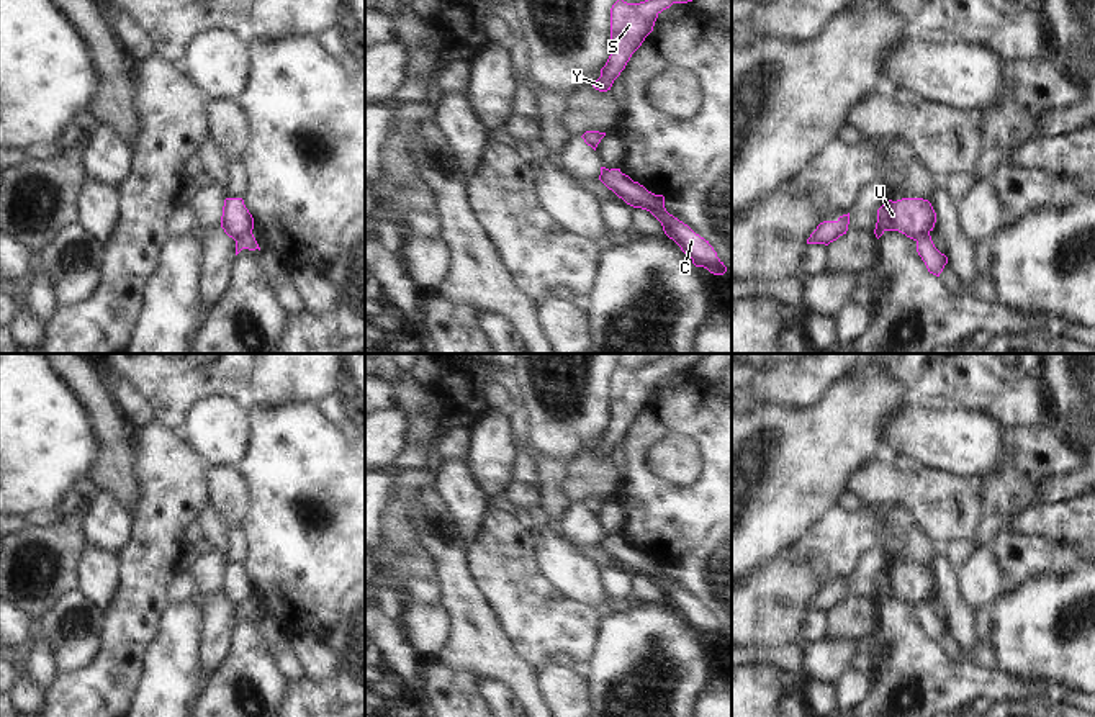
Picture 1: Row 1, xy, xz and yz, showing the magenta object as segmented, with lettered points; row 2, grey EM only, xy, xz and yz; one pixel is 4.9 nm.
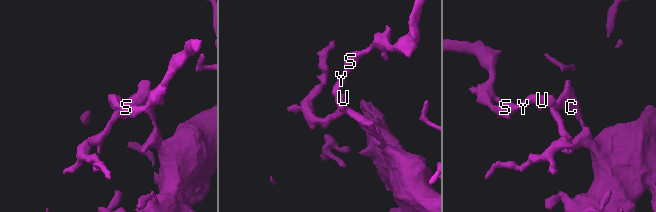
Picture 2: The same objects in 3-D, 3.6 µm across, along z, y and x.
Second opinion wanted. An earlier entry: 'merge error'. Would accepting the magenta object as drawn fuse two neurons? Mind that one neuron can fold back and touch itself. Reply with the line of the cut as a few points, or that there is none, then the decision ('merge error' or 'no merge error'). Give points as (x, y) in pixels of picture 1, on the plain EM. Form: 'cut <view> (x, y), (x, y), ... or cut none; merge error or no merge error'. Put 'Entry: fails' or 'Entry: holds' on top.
Entry: holds
cut xy (251, 596), (236, 608); merge error

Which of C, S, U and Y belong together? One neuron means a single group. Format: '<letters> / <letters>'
C / S U Y

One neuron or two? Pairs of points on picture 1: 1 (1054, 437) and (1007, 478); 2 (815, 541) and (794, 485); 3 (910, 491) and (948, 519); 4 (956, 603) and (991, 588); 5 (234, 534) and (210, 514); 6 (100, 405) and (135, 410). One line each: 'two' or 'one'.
1: one
2: two
3: one
4: two
5: two
6: two

